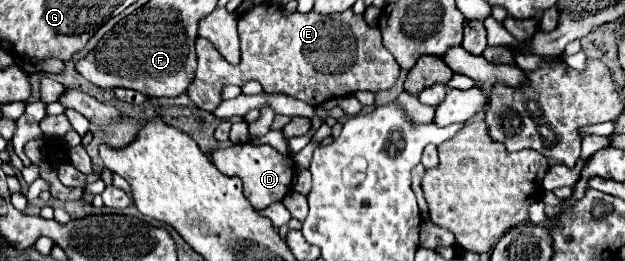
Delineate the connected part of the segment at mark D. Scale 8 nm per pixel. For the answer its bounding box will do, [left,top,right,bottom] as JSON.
[211,142,295,210]

